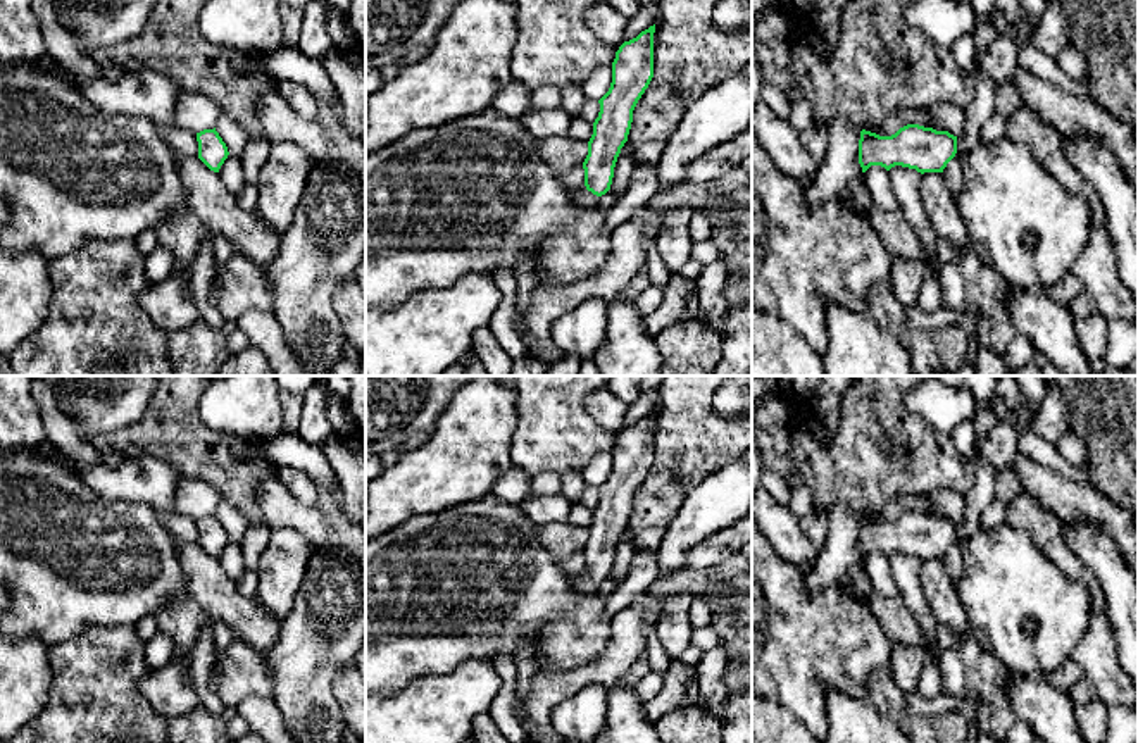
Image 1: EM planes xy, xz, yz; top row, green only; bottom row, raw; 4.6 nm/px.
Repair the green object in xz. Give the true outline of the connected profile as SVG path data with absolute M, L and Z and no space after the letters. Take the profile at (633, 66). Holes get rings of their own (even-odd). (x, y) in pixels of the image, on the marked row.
M655 24L624 41L616 52L612 83L598 100L600 112L583 162L586 188L569 191L572 203L581 210L597 209L600 197L610 190L617 157L631 129L633 110L653 78L653 33Z

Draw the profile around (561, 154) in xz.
M571 136L541 138L536 140L536 147L541 159L555 174L583 165L588 155L588 143Z

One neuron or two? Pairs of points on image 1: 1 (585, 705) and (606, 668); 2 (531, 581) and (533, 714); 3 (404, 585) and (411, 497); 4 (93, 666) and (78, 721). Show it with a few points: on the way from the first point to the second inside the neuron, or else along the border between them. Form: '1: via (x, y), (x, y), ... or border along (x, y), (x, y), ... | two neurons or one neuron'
1: border along (606, 688), (583, 685), (561, 702) | two neurons
2: border along (578, 664), (568, 669), (538, 673) | two neurons
3: border along (449, 509), (411, 516), (383, 535) | two neurons
4: via (97, 680), (97, 699), (92, 711) | one neuron

